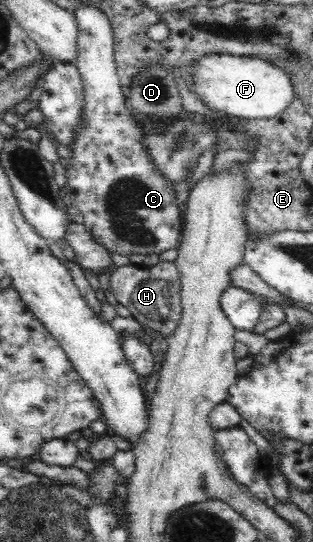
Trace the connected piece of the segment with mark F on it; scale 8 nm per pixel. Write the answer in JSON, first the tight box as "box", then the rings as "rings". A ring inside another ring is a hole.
{"box":[193,56,297,120],"rings":[[[202,56],[194,66],[193,80],[193,90],[204,104],[213,112],[224,112],[233,119],[269,120],[279,116],[297,98],[288,73],[256,56]]]}

